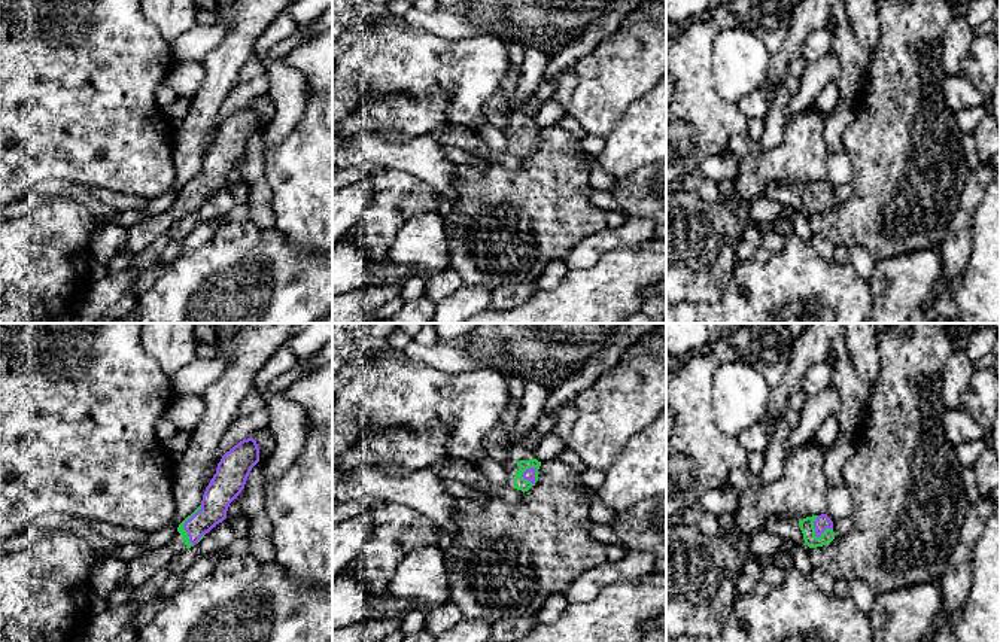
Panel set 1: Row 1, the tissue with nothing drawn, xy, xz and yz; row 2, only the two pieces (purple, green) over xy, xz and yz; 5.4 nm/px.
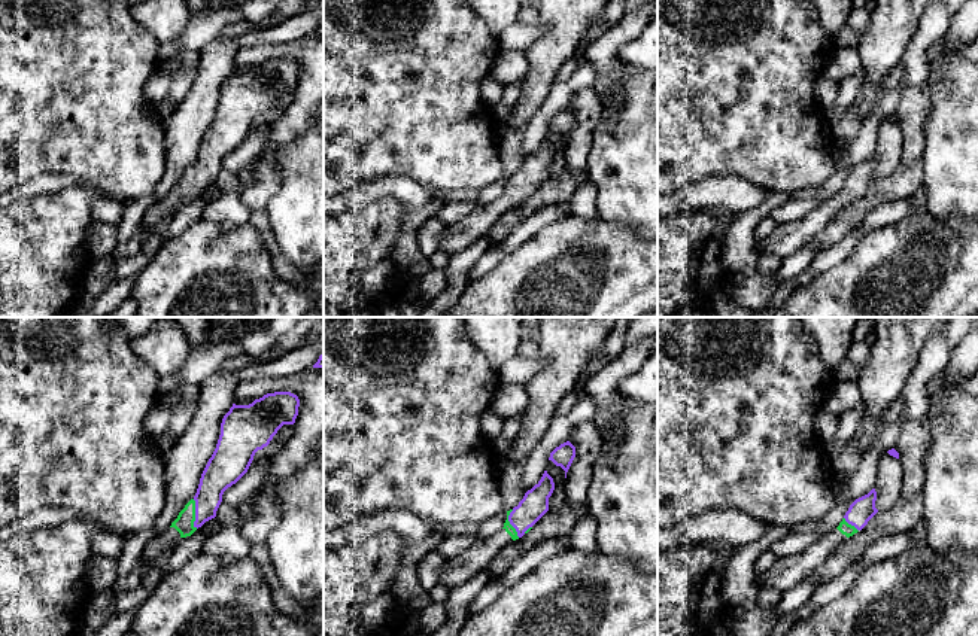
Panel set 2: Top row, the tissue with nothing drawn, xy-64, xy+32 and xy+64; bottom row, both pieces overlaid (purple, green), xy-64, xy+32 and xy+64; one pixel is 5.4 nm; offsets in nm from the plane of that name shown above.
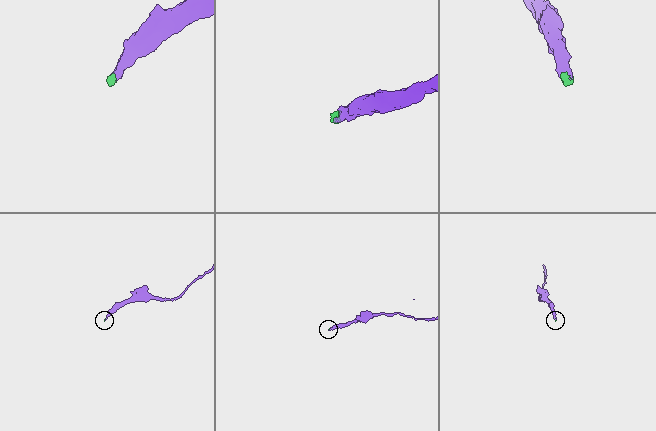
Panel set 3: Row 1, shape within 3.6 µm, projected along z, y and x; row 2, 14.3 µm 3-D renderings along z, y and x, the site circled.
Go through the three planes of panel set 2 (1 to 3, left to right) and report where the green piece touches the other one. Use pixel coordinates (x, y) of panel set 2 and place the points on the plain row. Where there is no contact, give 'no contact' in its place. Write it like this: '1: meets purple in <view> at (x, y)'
1: meets purple in xy-64 at (196, 180)
2: meets purple in xy+32 at (510, 189)
3: meets purple in xy+64 at (850, 189)

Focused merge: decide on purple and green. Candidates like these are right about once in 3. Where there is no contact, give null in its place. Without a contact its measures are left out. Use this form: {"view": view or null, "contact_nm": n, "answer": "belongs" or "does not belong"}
{"view": "xy", "contact_nm": 220, "answer": "belongs"}

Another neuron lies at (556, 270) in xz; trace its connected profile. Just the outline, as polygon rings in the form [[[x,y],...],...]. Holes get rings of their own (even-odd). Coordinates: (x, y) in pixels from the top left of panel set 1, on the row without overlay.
[[[565,258],[553,259],[541,273],[538,286],[541,290],[553,290],[568,274]]]

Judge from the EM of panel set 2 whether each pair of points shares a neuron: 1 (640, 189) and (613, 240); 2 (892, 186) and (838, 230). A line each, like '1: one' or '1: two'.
1: two
2: one

